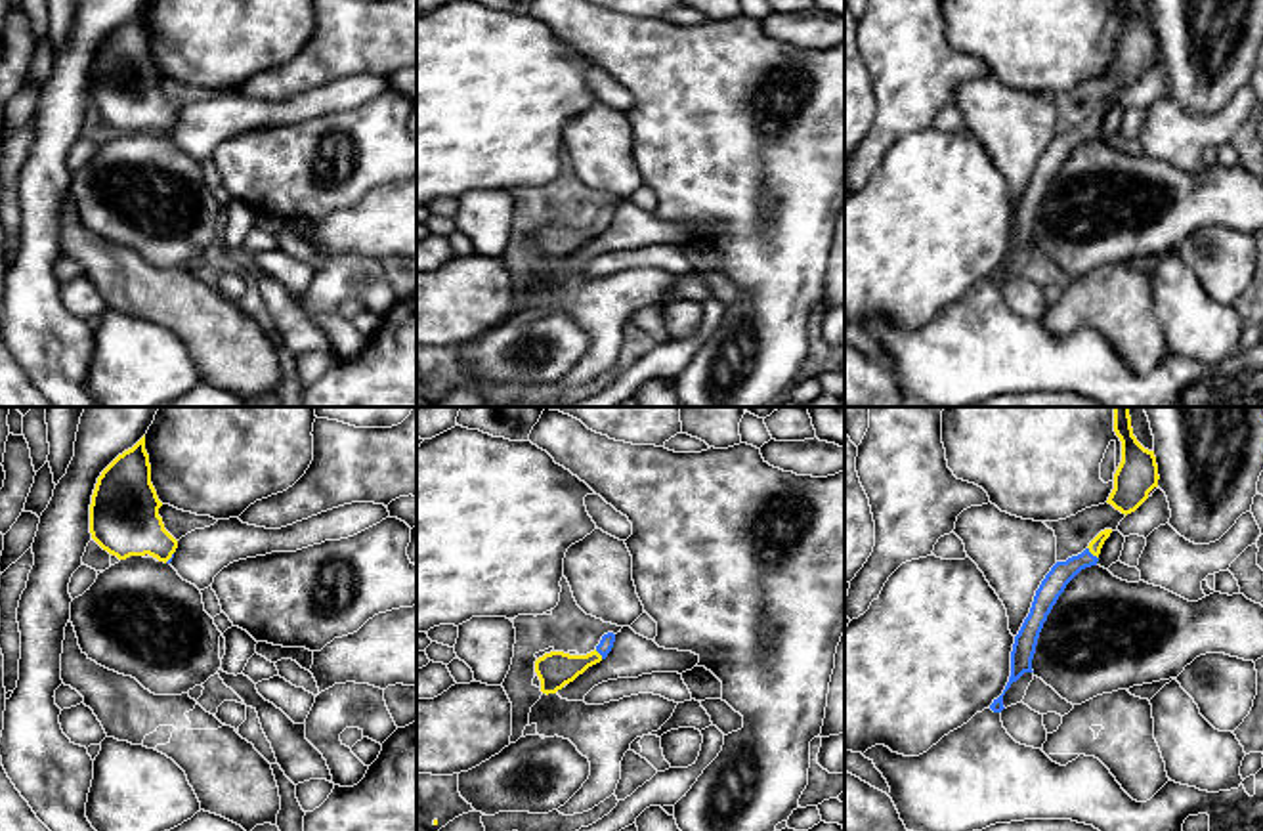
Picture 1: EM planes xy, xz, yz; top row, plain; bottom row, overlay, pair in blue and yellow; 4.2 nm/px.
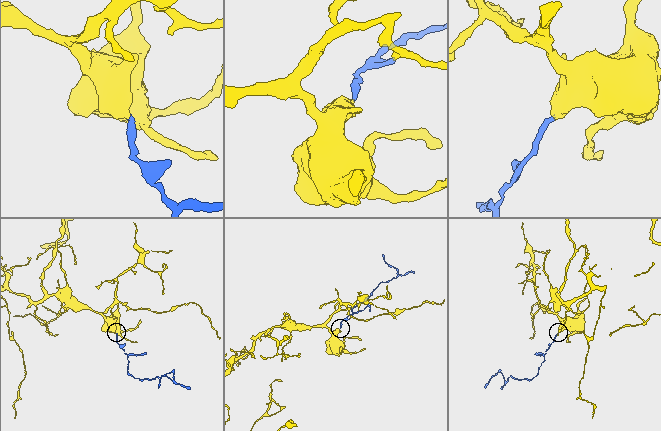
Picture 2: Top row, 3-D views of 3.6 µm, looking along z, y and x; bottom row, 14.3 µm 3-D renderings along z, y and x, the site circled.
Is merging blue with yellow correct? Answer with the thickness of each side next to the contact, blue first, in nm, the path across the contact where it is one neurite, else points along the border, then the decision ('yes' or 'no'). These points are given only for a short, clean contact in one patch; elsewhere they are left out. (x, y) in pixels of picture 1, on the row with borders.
100 nm thick on the blue side, 60 nm on the other; runs through yz (1061, 574), (1090, 553), (1095, 545); yes

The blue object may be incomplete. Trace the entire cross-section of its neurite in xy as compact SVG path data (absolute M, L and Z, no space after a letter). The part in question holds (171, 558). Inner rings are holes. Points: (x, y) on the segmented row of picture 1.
M143 436L97 478L90 504L92 539L118 560L149 554L170 564L178 541L164 529L161 506Z

